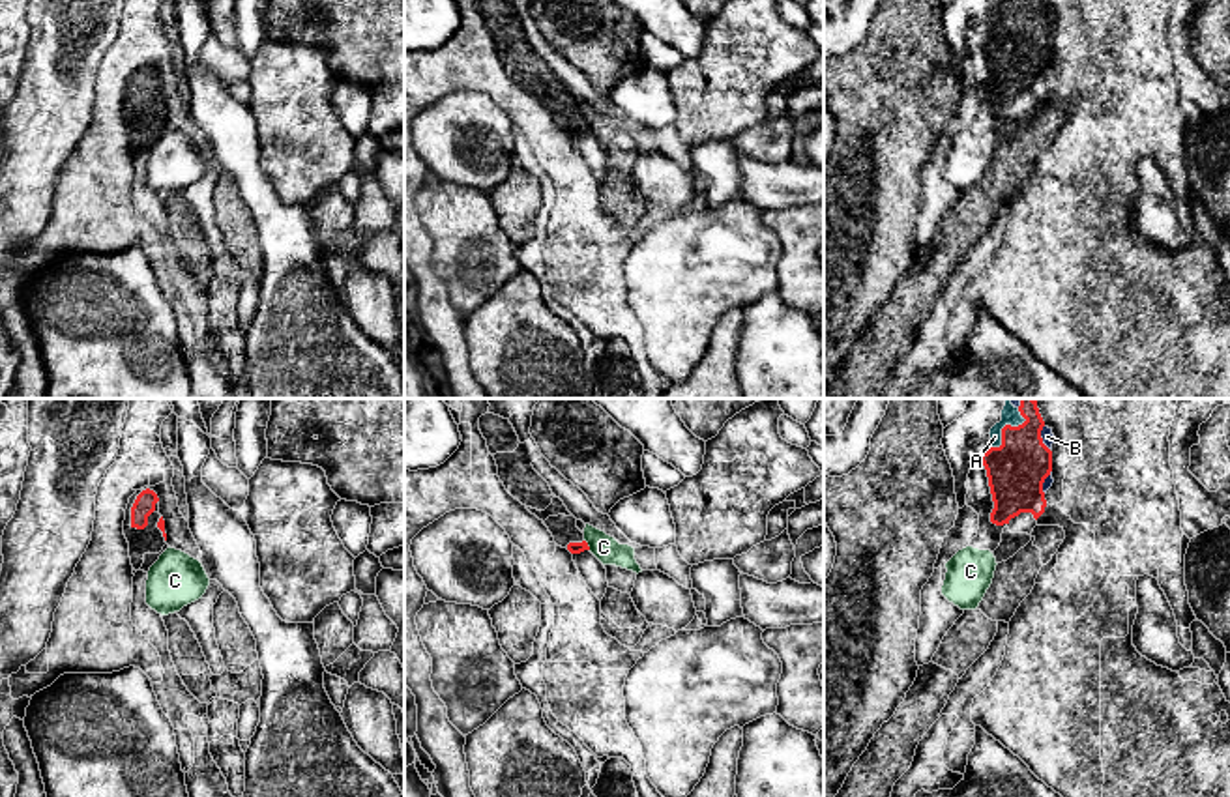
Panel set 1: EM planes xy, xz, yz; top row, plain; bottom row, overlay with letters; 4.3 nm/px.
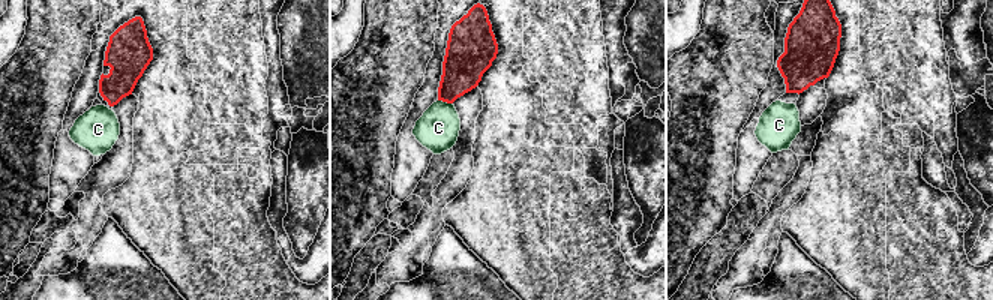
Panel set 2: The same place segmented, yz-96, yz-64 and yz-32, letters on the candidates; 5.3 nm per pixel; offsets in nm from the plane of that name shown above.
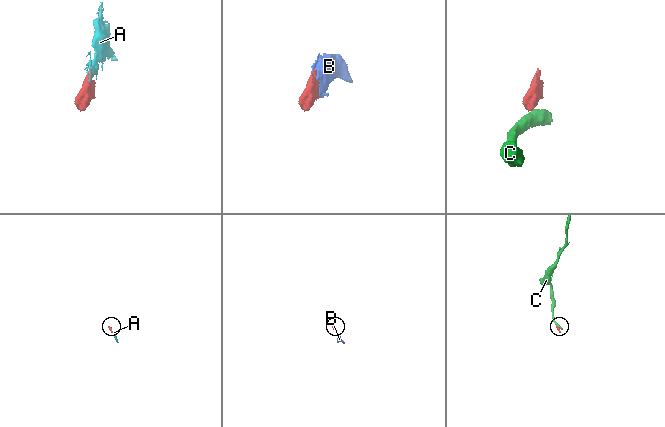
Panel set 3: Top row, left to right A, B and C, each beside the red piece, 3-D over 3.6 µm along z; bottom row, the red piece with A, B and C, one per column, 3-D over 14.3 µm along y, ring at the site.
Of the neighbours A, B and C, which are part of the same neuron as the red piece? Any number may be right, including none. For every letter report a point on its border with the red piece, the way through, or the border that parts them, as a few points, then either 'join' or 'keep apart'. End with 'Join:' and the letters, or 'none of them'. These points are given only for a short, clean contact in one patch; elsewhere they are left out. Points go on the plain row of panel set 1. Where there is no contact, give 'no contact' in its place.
A: contact yz (1002, 10); join
B: contact yz (1041, 19); join
C: contact xz (586, 126); border xz (585, 120), (590, 130); keep apart
Join: A, B

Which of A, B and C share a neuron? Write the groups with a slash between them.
A B / C

